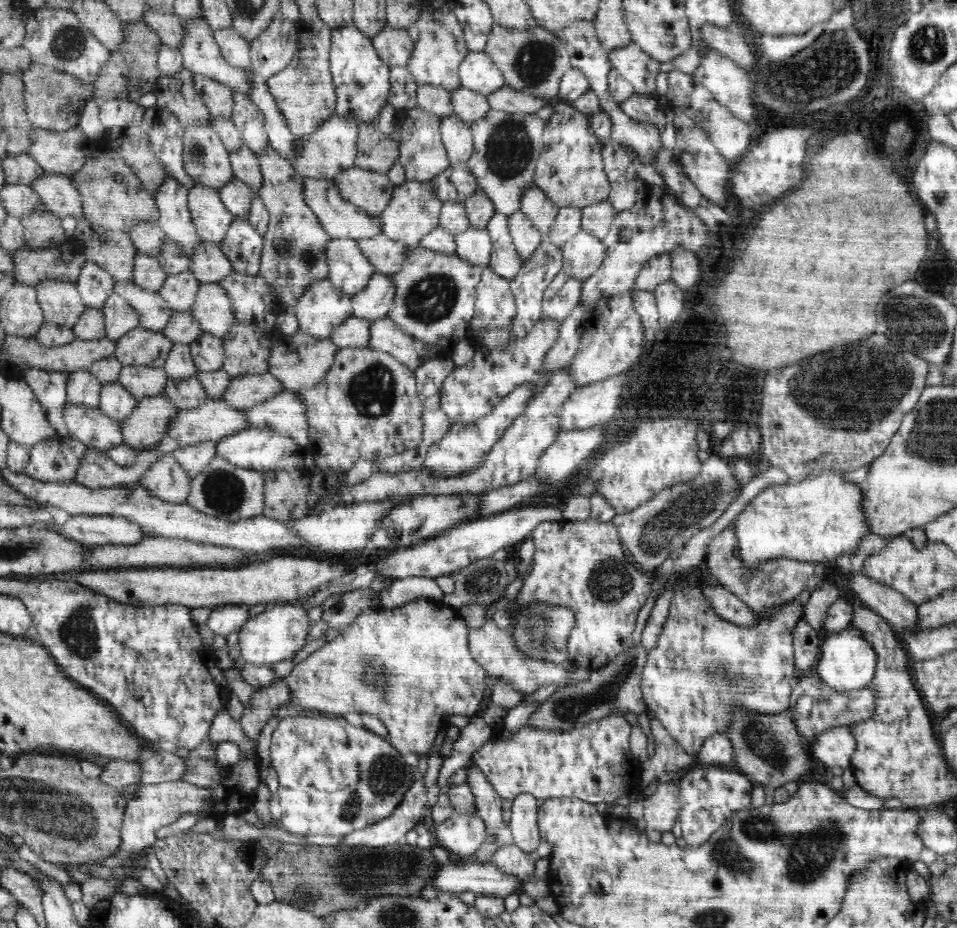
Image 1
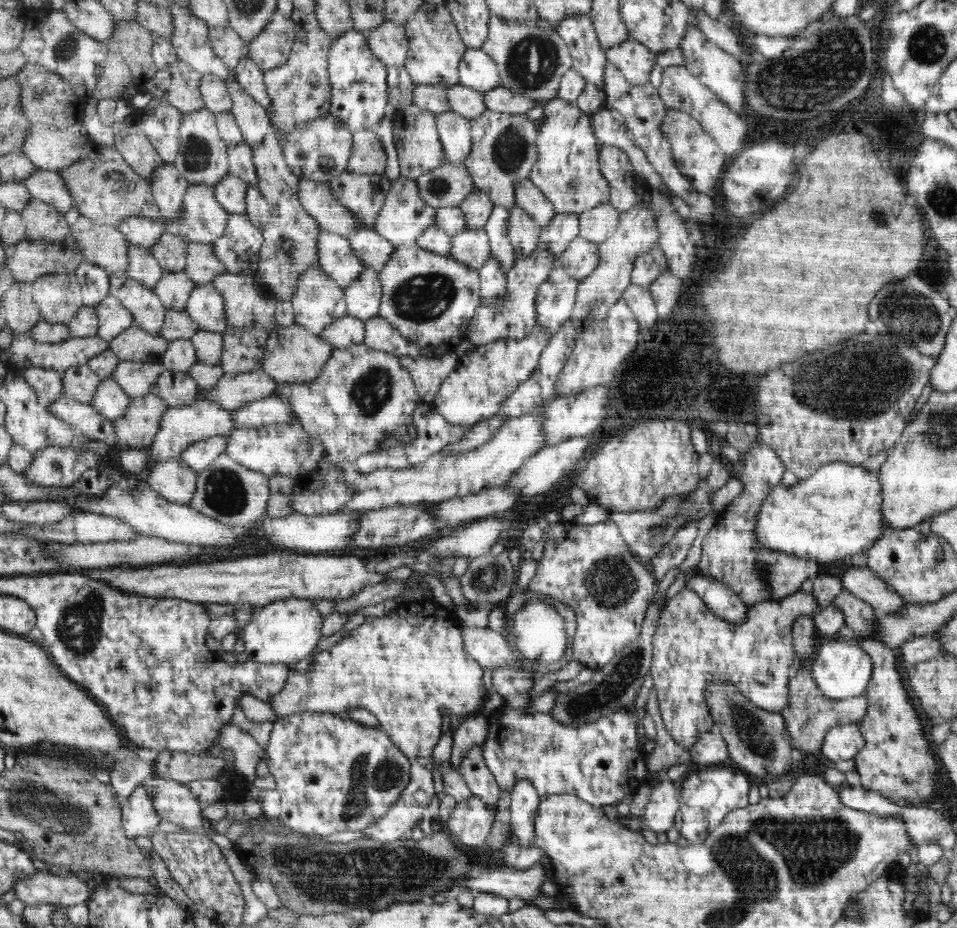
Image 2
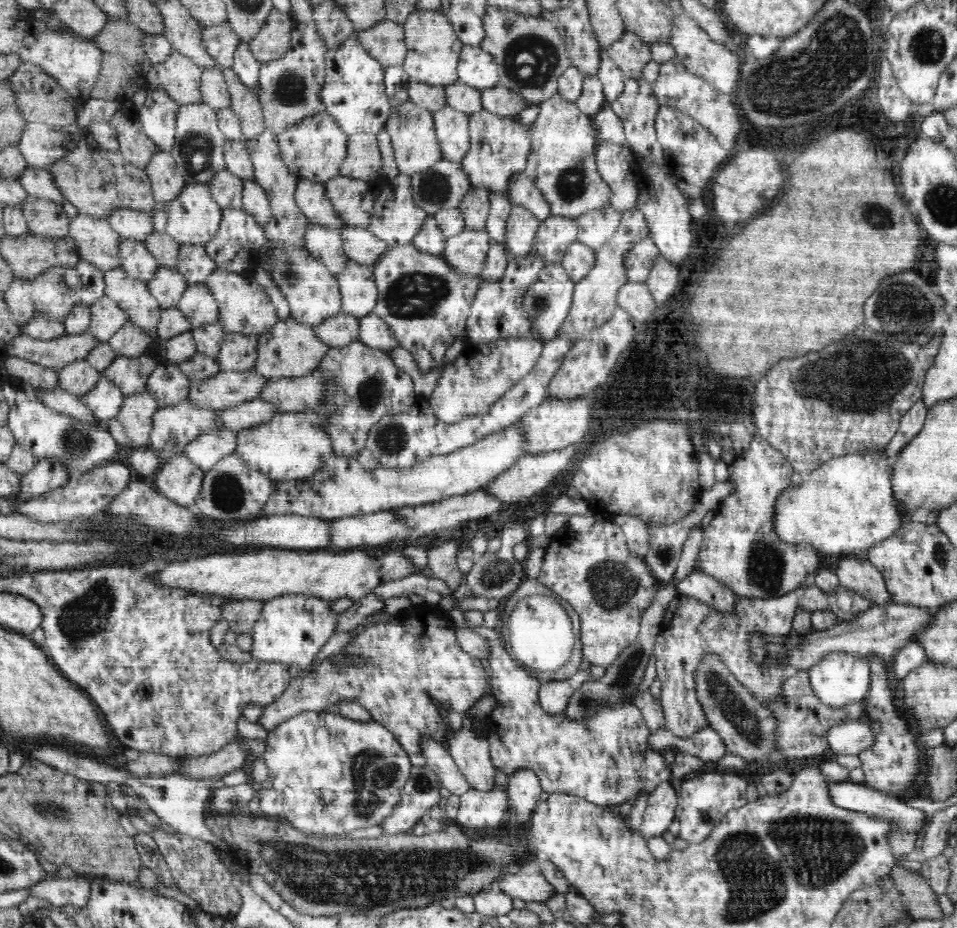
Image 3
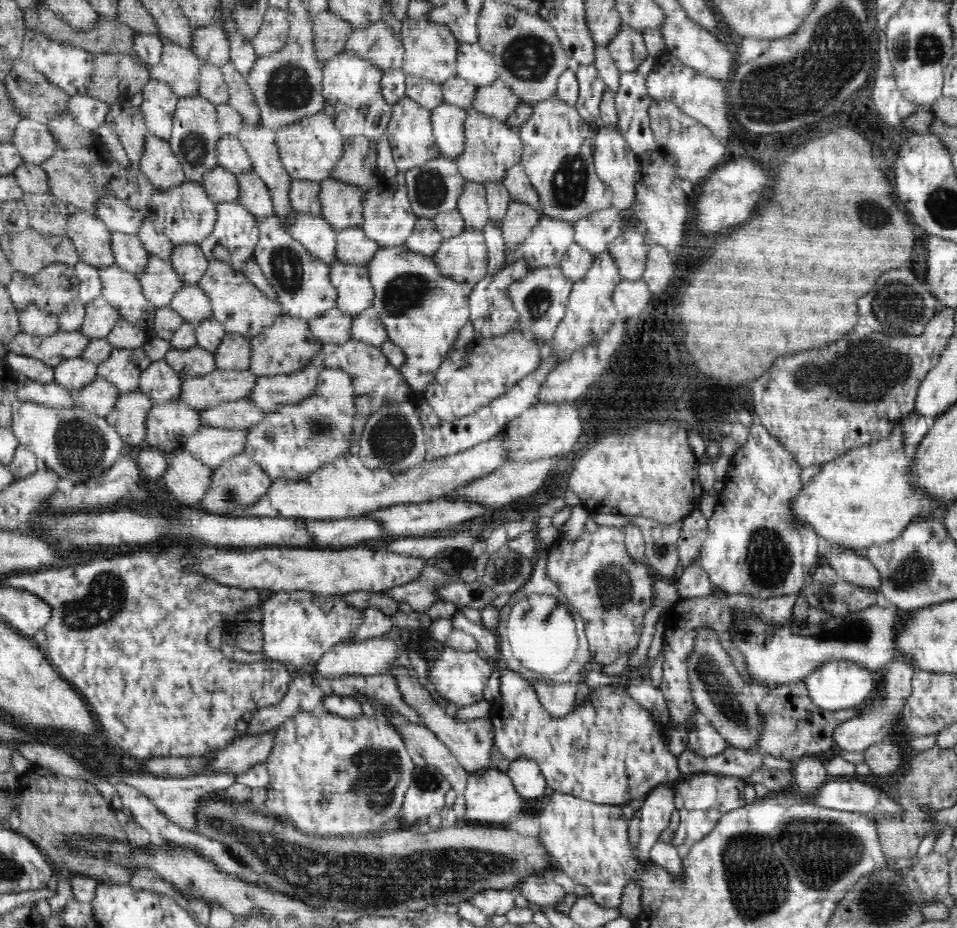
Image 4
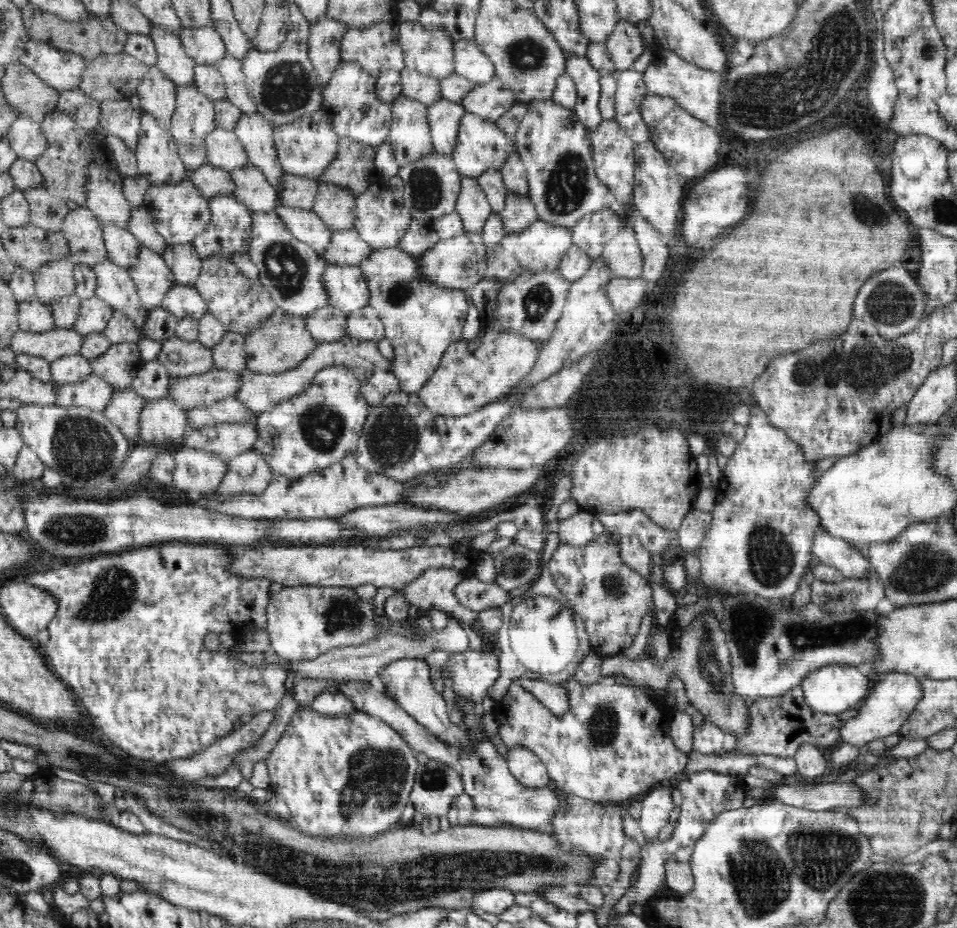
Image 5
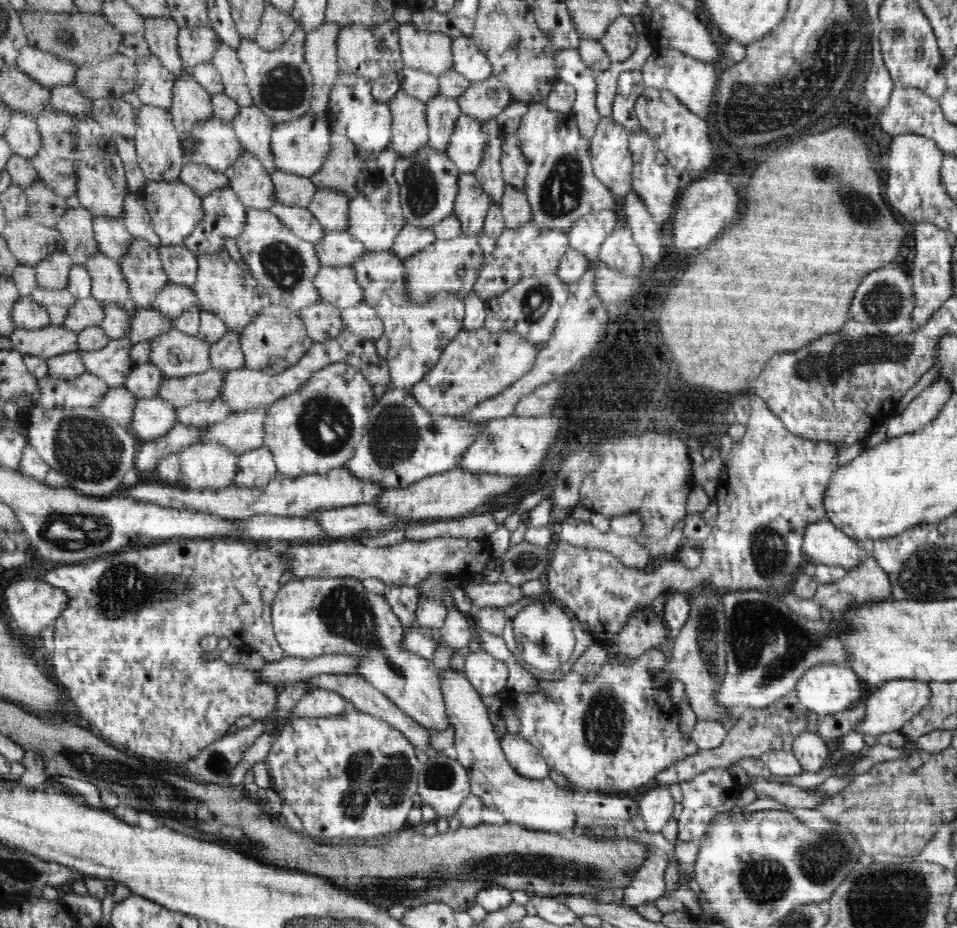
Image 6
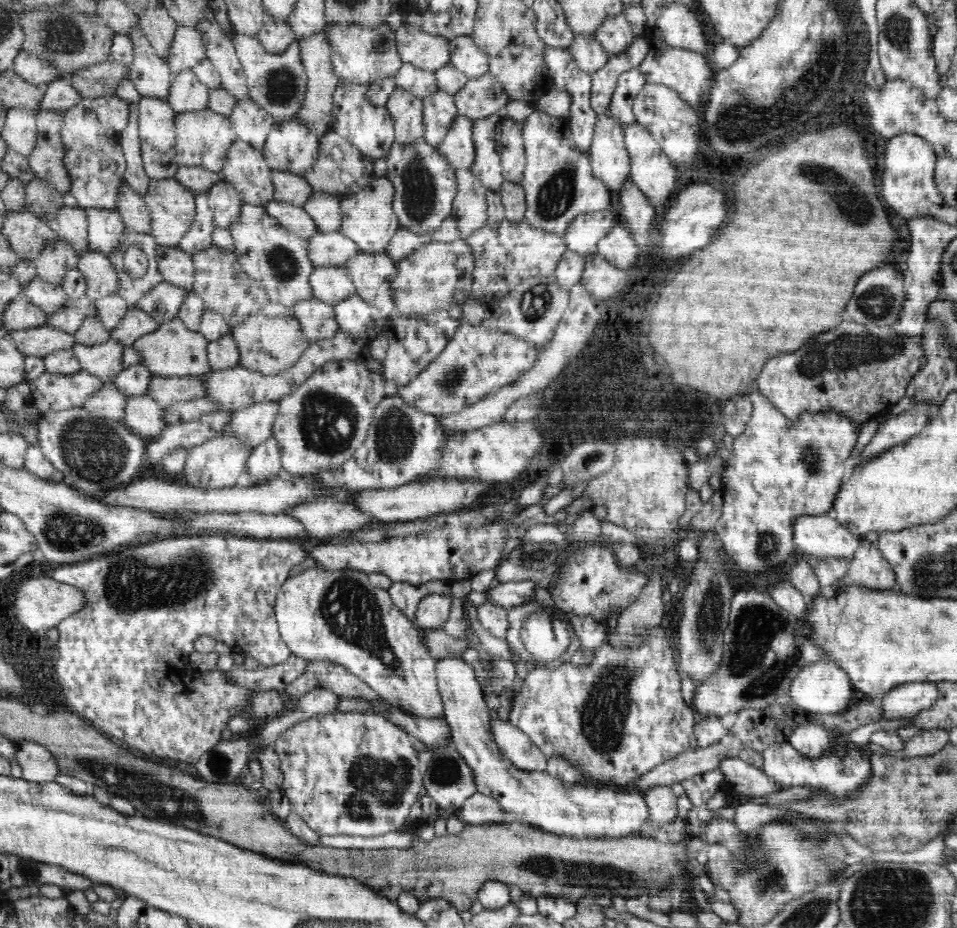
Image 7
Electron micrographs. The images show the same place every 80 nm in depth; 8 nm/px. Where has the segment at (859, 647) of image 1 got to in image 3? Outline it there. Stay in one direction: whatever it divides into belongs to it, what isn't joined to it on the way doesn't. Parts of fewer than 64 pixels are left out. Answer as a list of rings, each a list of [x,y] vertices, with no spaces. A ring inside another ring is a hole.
[[[836,651],[825,654],[814,666],[808,670],[810,686],[814,695],[822,704],[830,707],[841,707],[856,701],[864,701],[867,697],[871,681],[871,665],[866,658]]]

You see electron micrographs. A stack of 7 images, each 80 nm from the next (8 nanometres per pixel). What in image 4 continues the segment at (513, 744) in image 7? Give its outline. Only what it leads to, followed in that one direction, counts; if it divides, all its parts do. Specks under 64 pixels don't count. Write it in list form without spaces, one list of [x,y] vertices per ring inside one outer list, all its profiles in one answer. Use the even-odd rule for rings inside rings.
[[[518,758],[510,762],[507,775],[512,779],[516,792],[523,798],[543,797],[546,781],[535,760]]]

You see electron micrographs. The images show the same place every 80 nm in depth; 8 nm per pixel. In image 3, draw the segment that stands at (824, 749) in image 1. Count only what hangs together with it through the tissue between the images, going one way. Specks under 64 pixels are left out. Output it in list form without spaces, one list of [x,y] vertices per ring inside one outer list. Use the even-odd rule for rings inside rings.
[[[865,716],[832,726],[827,734],[830,750],[834,754],[848,754],[848,756],[859,755],[863,750],[870,748],[875,737]]]

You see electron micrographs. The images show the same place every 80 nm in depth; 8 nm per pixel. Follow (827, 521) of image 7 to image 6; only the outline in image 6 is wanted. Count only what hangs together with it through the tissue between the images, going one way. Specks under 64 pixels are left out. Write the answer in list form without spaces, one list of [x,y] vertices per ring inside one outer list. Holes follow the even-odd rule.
[[[826,519],[807,527],[802,550],[815,563],[842,566],[847,571],[860,564],[863,554],[860,542]]]

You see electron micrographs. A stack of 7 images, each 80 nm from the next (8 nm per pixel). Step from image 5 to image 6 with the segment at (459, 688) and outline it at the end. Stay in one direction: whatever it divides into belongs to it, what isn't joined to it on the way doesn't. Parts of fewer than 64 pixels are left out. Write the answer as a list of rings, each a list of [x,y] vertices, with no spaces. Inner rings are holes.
[[[481,649],[465,654],[462,672],[482,698],[495,698],[495,694],[507,686],[509,670],[505,662]]]

